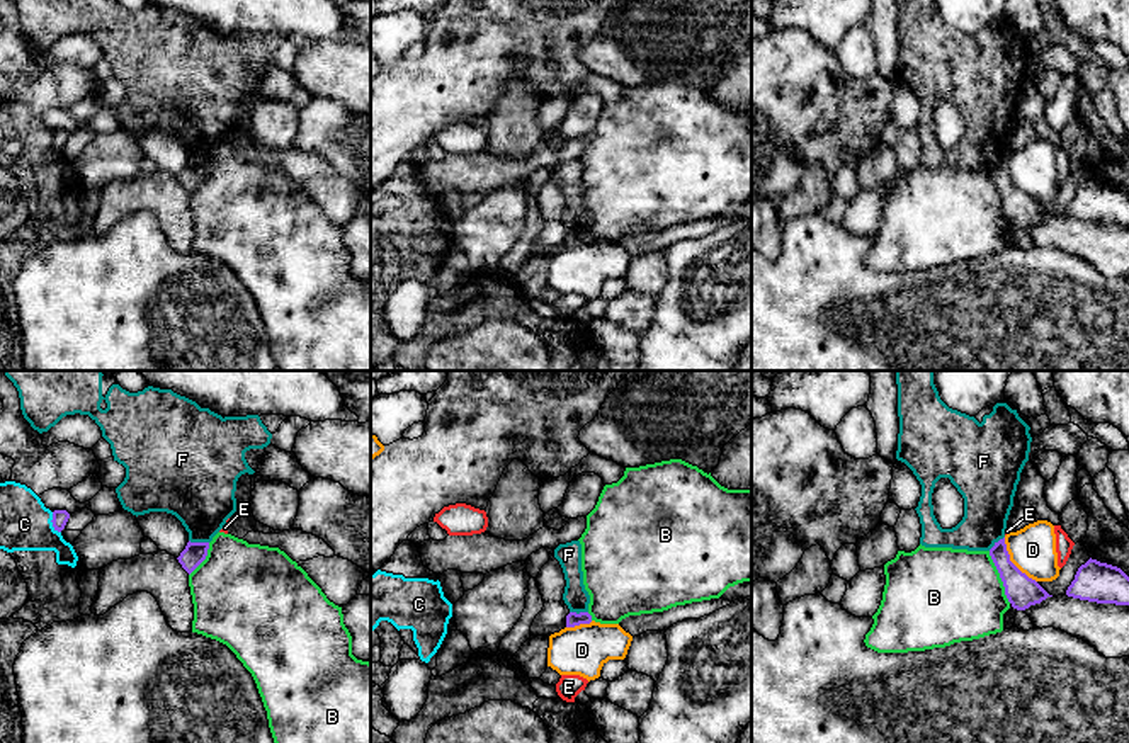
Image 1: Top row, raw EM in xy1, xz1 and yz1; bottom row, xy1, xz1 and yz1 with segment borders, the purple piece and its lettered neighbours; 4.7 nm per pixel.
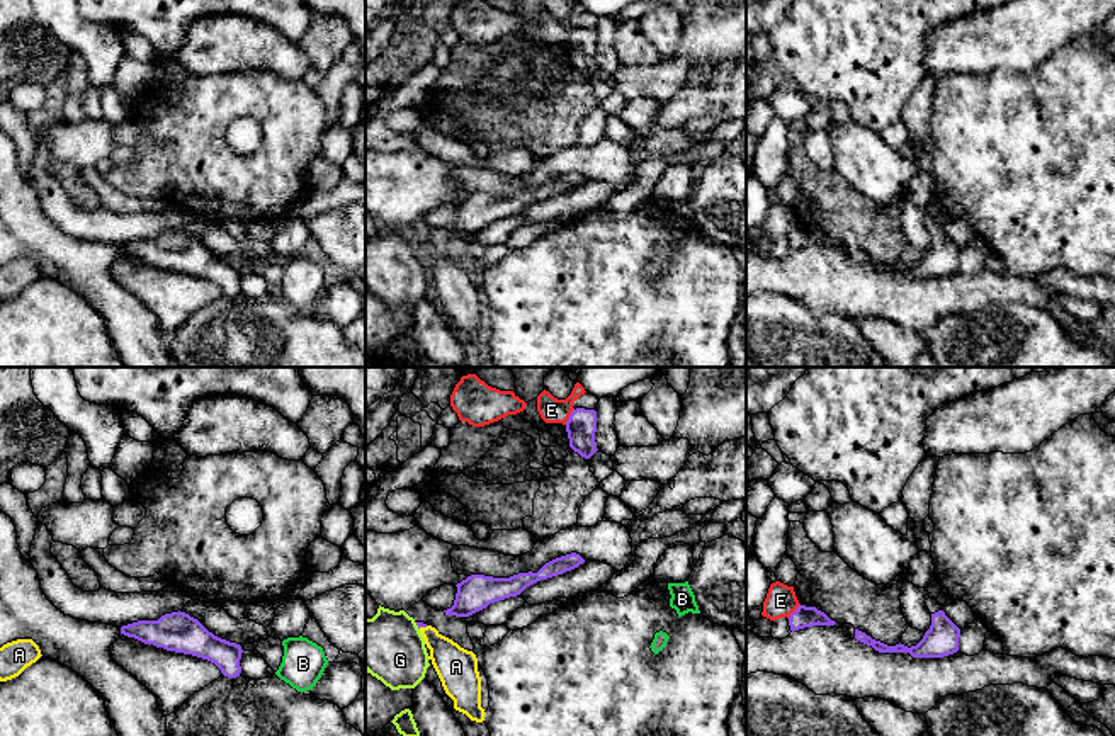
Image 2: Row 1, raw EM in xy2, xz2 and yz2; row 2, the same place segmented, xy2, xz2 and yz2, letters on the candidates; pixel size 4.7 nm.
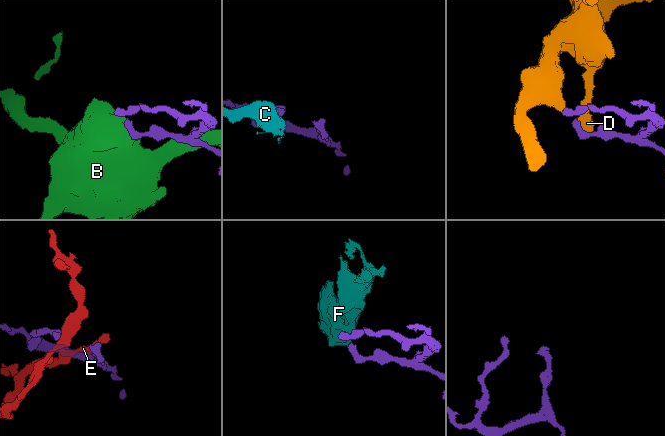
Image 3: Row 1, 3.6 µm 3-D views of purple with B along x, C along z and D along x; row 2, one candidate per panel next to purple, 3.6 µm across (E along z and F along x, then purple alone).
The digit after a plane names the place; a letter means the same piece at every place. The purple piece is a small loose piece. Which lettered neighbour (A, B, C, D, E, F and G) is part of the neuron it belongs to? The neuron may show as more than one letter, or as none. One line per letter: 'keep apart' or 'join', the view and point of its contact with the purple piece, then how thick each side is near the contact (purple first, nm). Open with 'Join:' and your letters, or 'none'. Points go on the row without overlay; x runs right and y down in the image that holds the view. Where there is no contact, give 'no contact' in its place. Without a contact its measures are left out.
Join: none
A: keep apart | xz2 (422, 245) | 30/190 nm
B: keep apart | yz1 (1000, 196) | 150/440 nm
C: keep apart | xy1 (51, 140) | 80/240 nm
D: keep apart | yz1 (1010, 181) | 150/220 nm
E: keep apart | xz2 (570, 36) | 140/120 nm
F: keep apart | xy1 (199, 162) | 110/340 nm
G: keep apart | xz2 (417, 243) | 30/320 nm

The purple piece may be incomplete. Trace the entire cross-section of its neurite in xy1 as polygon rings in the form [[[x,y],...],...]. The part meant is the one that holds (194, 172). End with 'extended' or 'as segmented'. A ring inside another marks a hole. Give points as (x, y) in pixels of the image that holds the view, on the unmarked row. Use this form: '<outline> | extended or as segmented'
[[[187,162],[177,177],[182,187],[190,194],[207,175],[209,162]]] | as segmented

